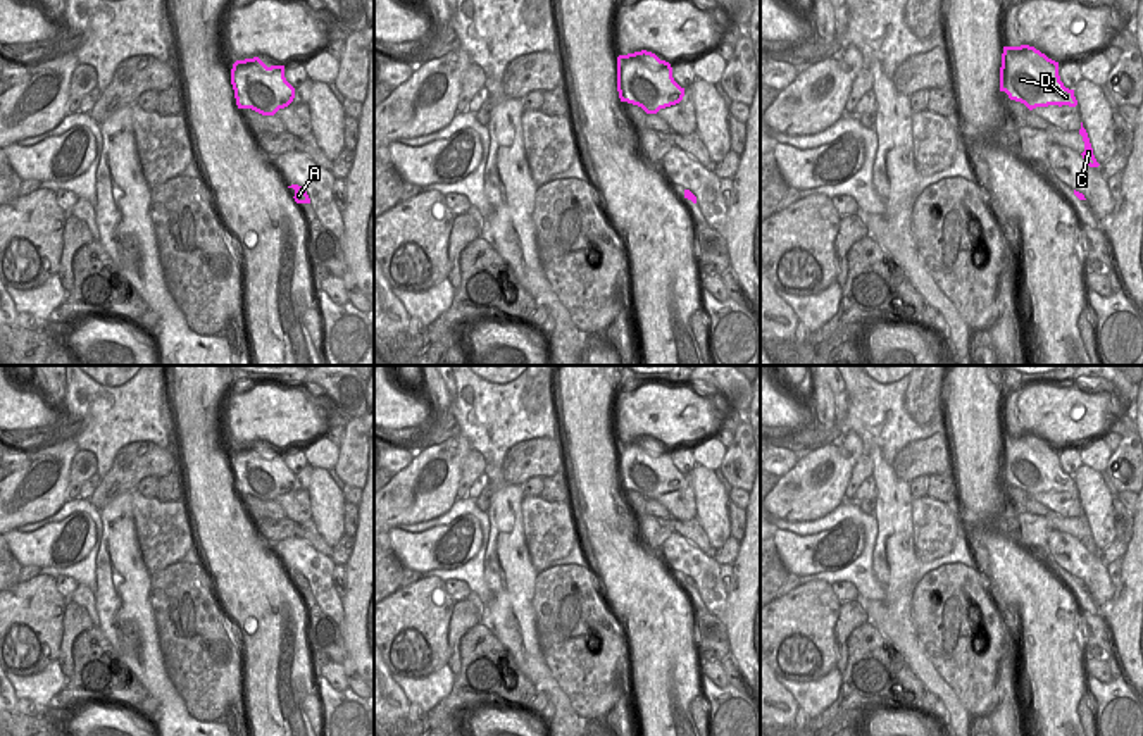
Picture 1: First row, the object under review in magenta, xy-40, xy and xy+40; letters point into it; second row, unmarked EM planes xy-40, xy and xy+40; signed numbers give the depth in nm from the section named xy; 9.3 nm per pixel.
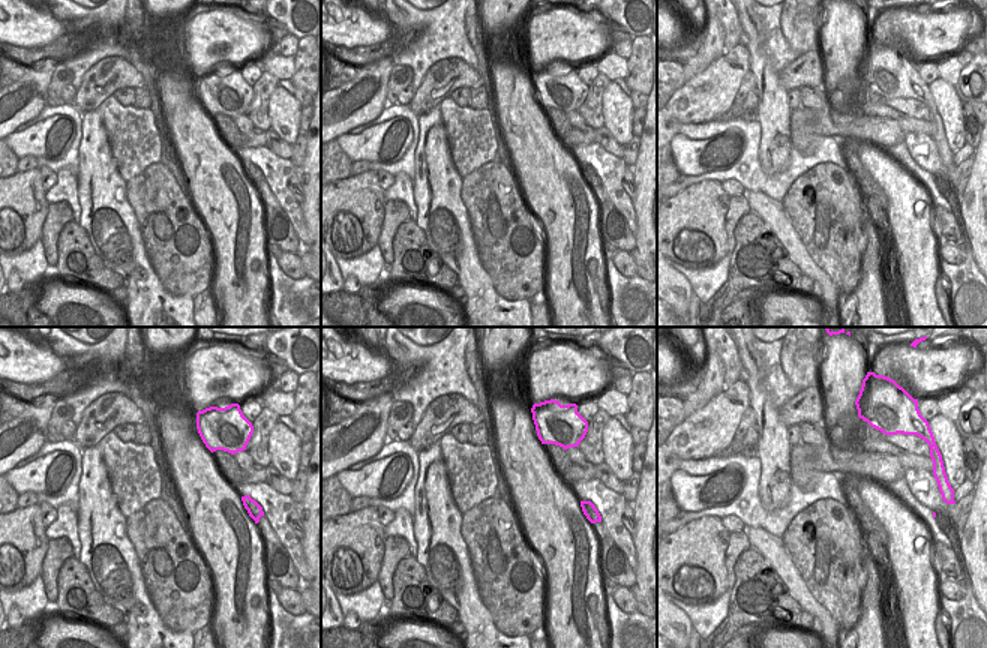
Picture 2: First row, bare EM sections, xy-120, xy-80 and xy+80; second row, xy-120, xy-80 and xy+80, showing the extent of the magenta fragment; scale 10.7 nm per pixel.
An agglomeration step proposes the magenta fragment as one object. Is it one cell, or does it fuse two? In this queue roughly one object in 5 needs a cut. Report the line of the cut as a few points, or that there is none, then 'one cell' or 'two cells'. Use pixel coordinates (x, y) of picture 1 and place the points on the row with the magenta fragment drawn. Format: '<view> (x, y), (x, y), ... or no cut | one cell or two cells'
no cut | one cell

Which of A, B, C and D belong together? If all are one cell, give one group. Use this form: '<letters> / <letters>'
A B C D

